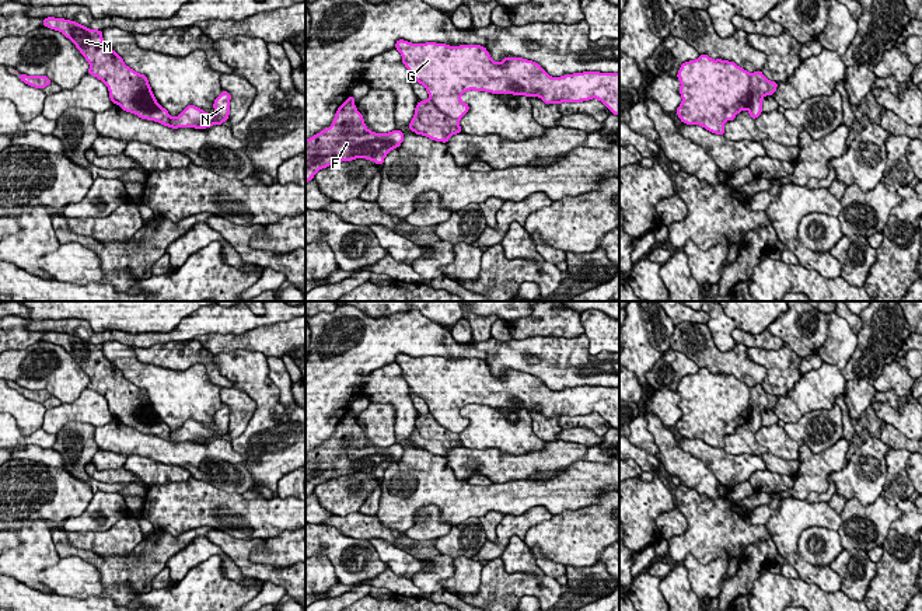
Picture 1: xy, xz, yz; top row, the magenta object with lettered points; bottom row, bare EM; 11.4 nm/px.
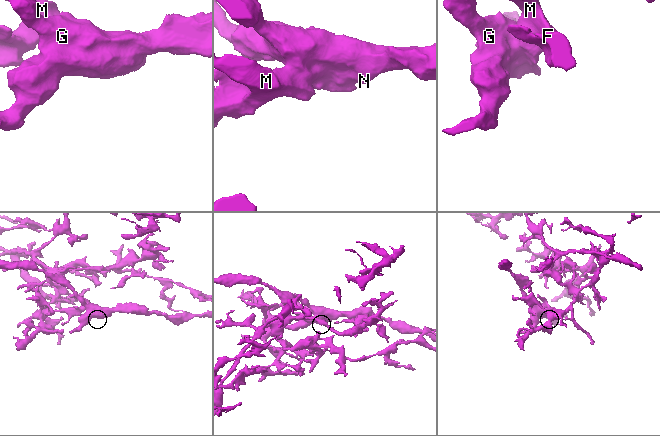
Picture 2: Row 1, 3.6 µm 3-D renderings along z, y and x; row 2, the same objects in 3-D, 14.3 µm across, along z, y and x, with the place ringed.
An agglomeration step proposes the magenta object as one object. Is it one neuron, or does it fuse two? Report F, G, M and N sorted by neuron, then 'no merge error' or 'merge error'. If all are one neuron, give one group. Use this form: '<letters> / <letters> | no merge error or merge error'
F M / G N | merge error

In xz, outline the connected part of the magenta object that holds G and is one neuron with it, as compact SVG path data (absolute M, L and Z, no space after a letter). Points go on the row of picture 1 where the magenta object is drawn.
M399 39L395 42L395 49L402 55L402 63L412 78L427 90L429 99L453 119L460 121L469 111L469 105L461 101L461 95L469 90L539 97L548 105L597 98L611 114L619 115L619 73L583 71L551 77L538 63L523 57L504 57L496 63L481 45L448 46L436 42L411 43Z

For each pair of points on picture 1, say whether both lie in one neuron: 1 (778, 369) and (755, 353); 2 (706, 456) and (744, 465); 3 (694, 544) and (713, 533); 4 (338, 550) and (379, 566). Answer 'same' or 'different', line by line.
1: same
2: same
3: same
4: same

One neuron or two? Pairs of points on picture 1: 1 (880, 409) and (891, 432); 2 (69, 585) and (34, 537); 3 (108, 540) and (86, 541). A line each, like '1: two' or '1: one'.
1: two
2: two
3: one

